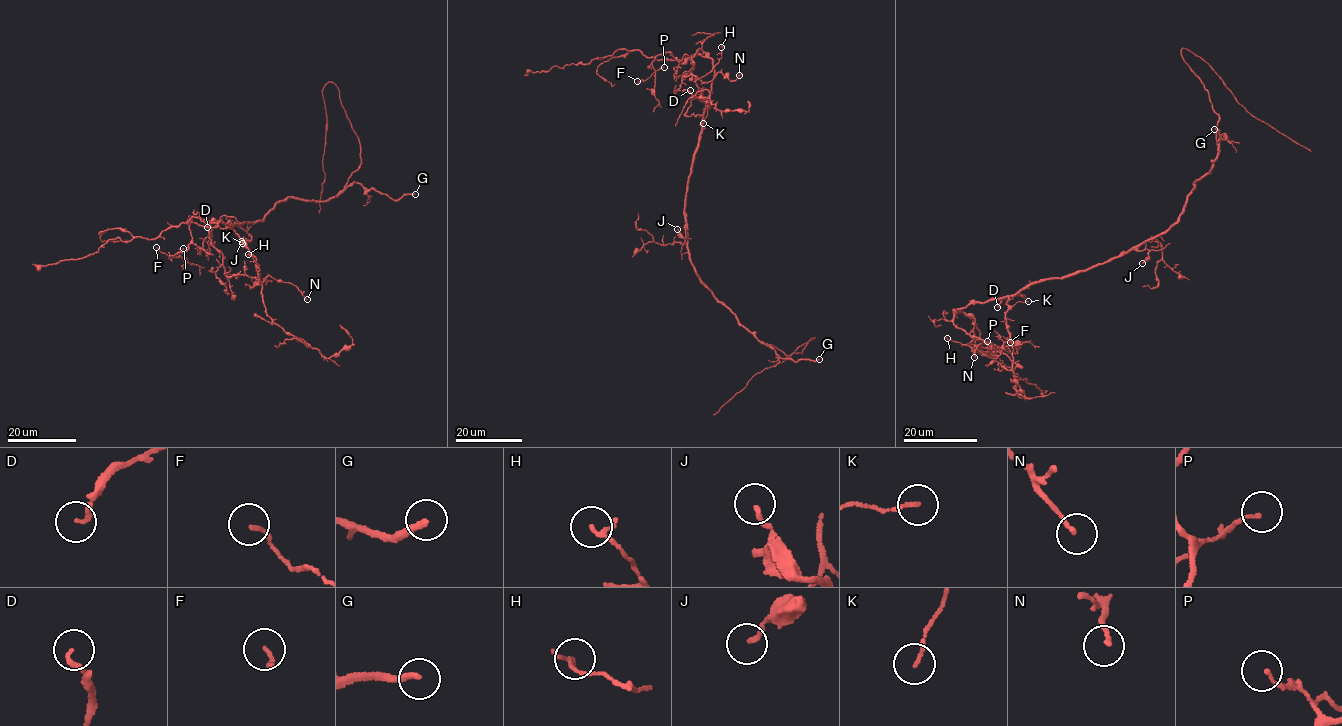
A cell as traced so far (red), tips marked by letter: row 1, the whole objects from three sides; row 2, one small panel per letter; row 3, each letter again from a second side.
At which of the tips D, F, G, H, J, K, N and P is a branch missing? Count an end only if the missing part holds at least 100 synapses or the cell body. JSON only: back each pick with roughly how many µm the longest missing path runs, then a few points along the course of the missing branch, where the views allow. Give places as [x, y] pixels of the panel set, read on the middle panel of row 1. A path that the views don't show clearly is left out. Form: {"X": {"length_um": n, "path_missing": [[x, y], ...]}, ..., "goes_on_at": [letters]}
{"G": {"length_um": 120}, "goes_on_at": ["G"]}

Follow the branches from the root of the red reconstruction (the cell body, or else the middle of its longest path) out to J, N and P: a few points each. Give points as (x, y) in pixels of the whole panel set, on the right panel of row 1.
J: (1145, 241), (1138, 250), (1149, 251), (1142, 263)
N: (1145, 241), (1071, 275), (959, 309), (953, 323), (995, 350), (980, 343), (974, 357)
P: (1145, 241), (1071, 275), (1041, 279), (1007, 297), (959, 309), (974, 319), (971, 348), (993, 352), (987, 341)

